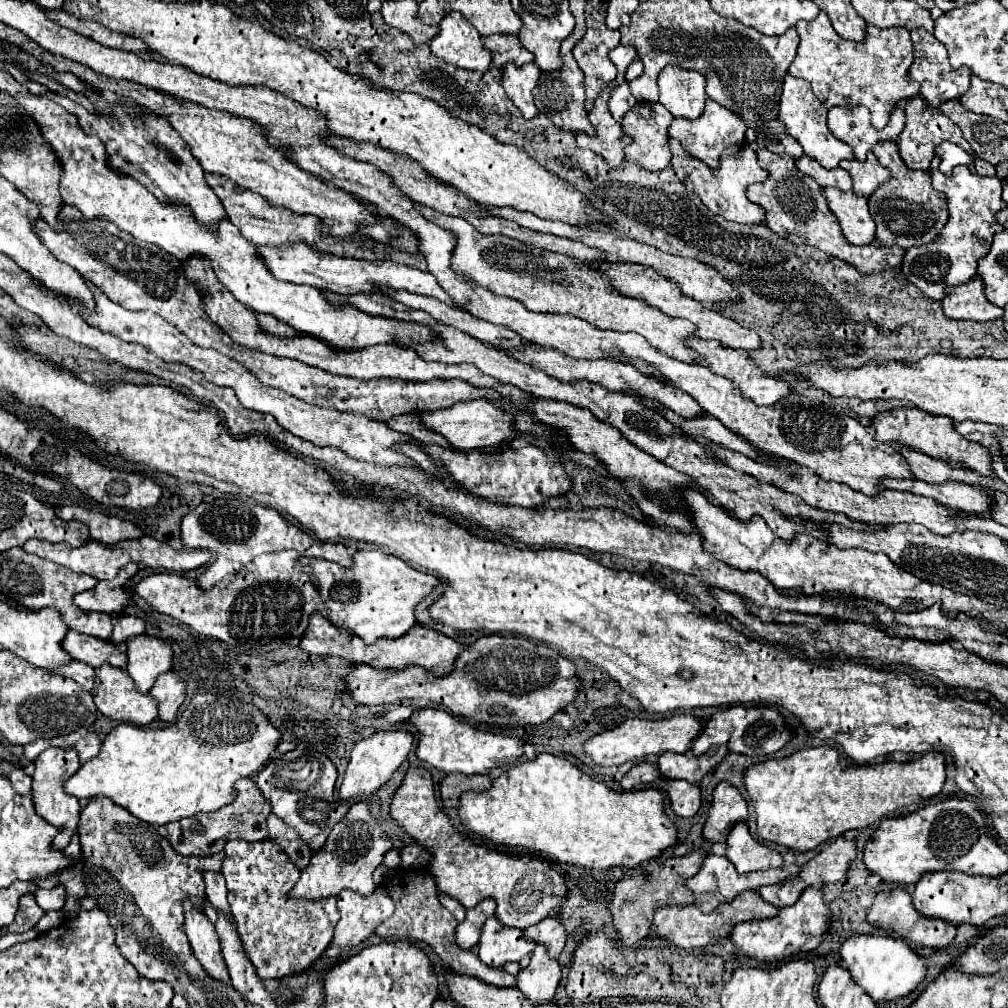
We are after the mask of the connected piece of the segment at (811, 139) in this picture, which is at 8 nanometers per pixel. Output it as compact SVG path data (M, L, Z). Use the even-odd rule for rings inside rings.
M786 74L784 92L782 92L782 98L780 98L780 120L784 122L786 132L800 142L800 146L804 148L804 154L812 156L824 168L830 170L830 168L836 168L840 160L854 158L854 154L852 154L852 148L848 144L834 138L834 134L828 130L826 112L828 112L826 106L822 106L818 102L818 98L810 92L810 84L806 84L806 80L798 80L798 78Z

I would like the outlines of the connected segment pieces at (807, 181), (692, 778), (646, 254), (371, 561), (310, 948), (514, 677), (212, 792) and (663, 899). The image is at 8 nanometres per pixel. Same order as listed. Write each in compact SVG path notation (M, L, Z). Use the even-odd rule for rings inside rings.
M756 150L756 156L758 156L758 164L768 172L768 178L760 184L750 184L748 198L766 210L766 226L770 226L772 232L776 232L778 236L794 244L816 246L822 252L852 264L862 274L894 270L902 264L902 256L904 256L902 248L886 248L878 242L872 242L866 246L850 244L842 236L840 224L834 220L832 212L828 210L822 188L810 176L796 170L794 158L774 154L768 150Z
M666 752L660 756L658 760L658 766L660 766L660 774L666 776L666 778L680 778L680 780L688 780L692 784L700 782L708 770L712 770L718 762L722 760L722 754L720 756L696 756L696 758L688 758L686 754L676 754L676 752Z
M486 208L488 212L492 212L494 216L500 216L500 218L506 218L506 220L514 220L518 224L522 224L524 228L530 228L530 230L538 230L538 232L544 232L544 234L554 234L554 236L562 236L562 238L570 238L570 240L580 240L584 242L586 246L592 246L592 248L598 248L602 252L608 252L608 254L614 254L618 256L622 262L634 262L634 264L642 264L642 266L648 266L652 270L656 270L658 274L674 280L676 284L680 284L682 292L692 296L694 300L698 302L710 302L710 304L720 304L720 302L728 302L728 300L740 300L740 292L722 276L718 274L714 268L710 268L708 264L702 264L698 260L692 260L692 258L678 258L674 254L666 254L654 246L648 246L648 244L640 244L636 240L630 240L630 238L622 238L614 232L606 232L606 230L596 230L596 228L582 228L582 226L572 226L572 224L566 224L566 222L552 222L552 220L540 220L538 216L530 214L530 212L518 212L514 208Z
M380 550L356 552L352 568L322 558L304 558L302 566L304 570L310 566L312 582L330 612L330 622L352 630L366 644L374 644L378 638L404 636L416 624L416 606L440 584L440 578L414 570L404 560ZM347 572L350 572L348 576Z
M230 840L224 846L224 860L222 860L222 876L226 878L228 886L228 900L230 910L236 920L242 944L246 948L248 958L256 966L256 972L262 980L268 978L286 978L304 972L310 968L322 952L328 948L334 928L338 924L338 908L336 908L336 896L330 900L294 900L288 896L292 886L296 884L300 870L298 866L288 858L288 854L274 842L274 840L260 840L260 842L246 842L246 840Z
M482 636L470 648L466 648L450 676L436 678L424 668L410 666L402 672L378 672L366 664L356 666L346 678L348 688L360 704L390 704L404 698L424 698L432 702L444 702L452 714L474 720L488 726L526 726L542 724L556 712L572 704L580 690L582 680L576 672L576 664L556 650L534 644L518 636Z
M198 694L192 698L190 706L182 712L178 722L168 728L142 730L134 724L118 724L102 742L100 754L84 762L80 770L64 784L64 790L66 794L72 794L80 800L92 800L100 794L108 796L136 818L148 824L164 826L182 818L196 816L200 812L214 812L234 802L234 782L258 774L268 762L270 754L276 750L280 738L280 728L276 728L258 706L244 702L240 696Z
M692 850L686 856L680 858L668 858L664 864L650 862L632 878L624 878L614 894L610 912L614 916L614 926L620 934L620 944L632 946L648 936L648 930L652 926L652 918L656 908L670 906L670 904L690 904L694 900L692 892L686 888L686 880L690 876L698 874L698 868L702 866L702 860L708 856L706 850Z

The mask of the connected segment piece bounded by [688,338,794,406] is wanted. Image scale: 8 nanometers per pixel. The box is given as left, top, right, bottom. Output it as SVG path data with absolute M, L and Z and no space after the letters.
M690 338L688 340L690 346L694 346L694 350L698 350L706 360L704 364L714 372L714 374L720 374L720 376L726 376L728 380L734 382L734 386L738 386L742 390L742 396L754 400L758 406L770 406L770 404L776 404L780 400L784 400L786 396L790 396L794 390L782 380L782 378L774 378L774 376L768 376L766 372L762 372L750 352L738 352L738 350L732 350L728 346L722 346L718 342L706 342L706 340L700 340L700 338Z

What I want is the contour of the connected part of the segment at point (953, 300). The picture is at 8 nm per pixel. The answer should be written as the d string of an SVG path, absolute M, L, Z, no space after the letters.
M974 276L966 284L946 288L942 308L944 314L954 320L996 320L1004 314L1002 308L986 300L984 280L980 276Z

